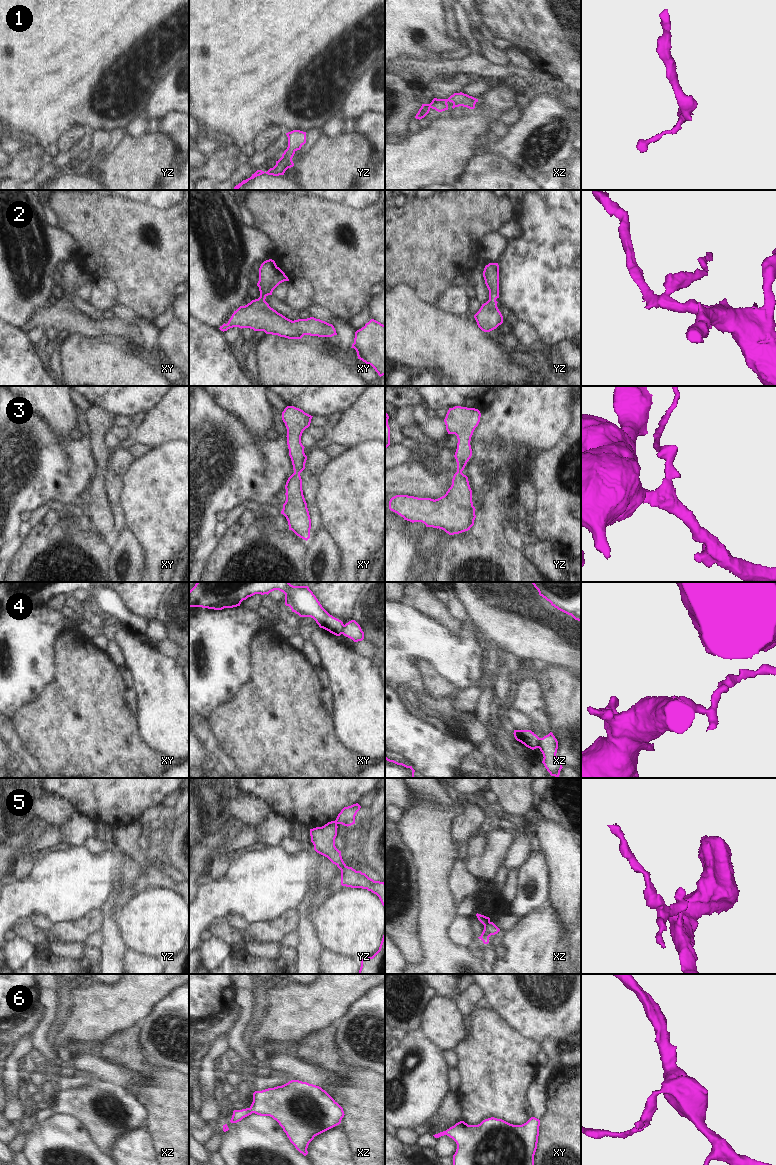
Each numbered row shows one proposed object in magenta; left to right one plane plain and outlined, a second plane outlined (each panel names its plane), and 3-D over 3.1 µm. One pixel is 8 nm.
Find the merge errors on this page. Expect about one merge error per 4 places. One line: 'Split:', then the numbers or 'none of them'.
Split: 4, 5

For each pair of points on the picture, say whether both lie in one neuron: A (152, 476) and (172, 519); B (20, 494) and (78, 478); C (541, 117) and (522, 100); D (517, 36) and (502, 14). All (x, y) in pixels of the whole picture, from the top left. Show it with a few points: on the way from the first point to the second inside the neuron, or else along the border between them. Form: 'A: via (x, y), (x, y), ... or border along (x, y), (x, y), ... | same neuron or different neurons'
A: via (159, 487), (163, 491), (163, 508) | same neuron
B: via (34, 480), (36, 478), (64, 478) | same neuron
C: border along (532, 99), (527, 106), (521, 107) | different neurons
D: via (511, 32), (502, 23), (502, 20) | same neuron

